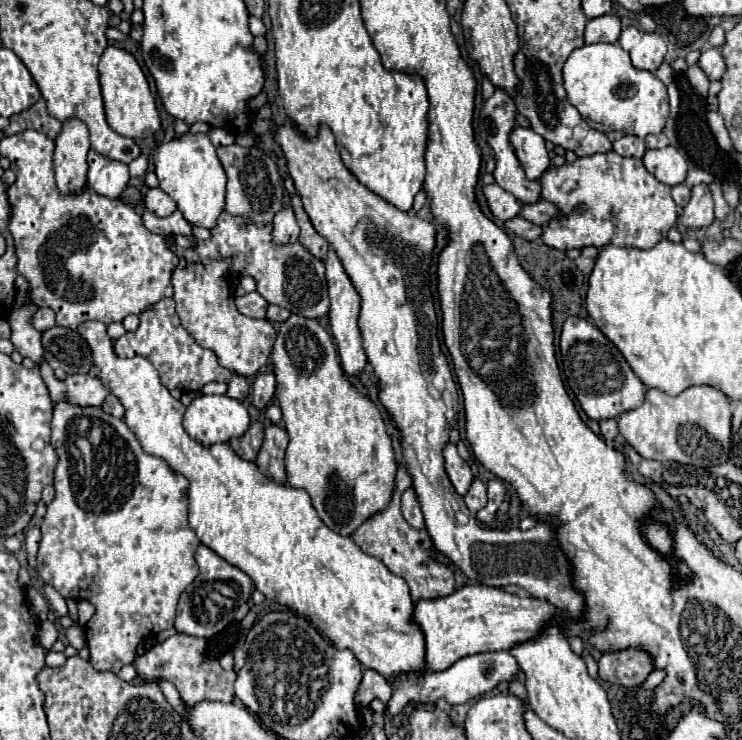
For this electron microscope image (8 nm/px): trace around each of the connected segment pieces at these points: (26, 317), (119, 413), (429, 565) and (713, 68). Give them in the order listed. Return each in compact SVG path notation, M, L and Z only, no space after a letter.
M26 304L26 306L12 310L12 314L10 314L10 326L12 326L10 342L22 356L32 358L38 364L42 360L44 350L40 344L40 332L36 332L36 328L32 328L32 324L30 324L32 312L36 312L34 304Z
M108 394L108 398L102 404L102 410L116 416L116 418L124 418L124 406L120 404L120 400L114 394Z
M398 468L396 474L396 490L394 496L388 504L388 508L384 512L378 512L376 516L368 518L354 534L352 540L370 556L378 558L392 574L404 578L410 586L410 596L414 602L418 600L430 600L430 598L442 598L454 592L456 588L456 580L454 580L454 572L450 566L446 564L438 564L432 558L432 540L428 536L426 530L416 530L412 526L408 526L408 522L404 520L402 512L400 512L400 496L402 492L412 486L412 480L406 472L406 468Z
M718 48L704 50L702 56L700 56L700 60L698 60L698 66L706 72L706 76L710 80L720 80L722 74L724 74L724 70L726 70L724 58L722 58L722 54L720 54Z

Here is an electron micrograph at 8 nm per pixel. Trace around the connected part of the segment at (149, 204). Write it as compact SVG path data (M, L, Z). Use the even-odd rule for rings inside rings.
M150 188L146 194L146 208L156 216L170 216L176 210L174 200L162 188Z

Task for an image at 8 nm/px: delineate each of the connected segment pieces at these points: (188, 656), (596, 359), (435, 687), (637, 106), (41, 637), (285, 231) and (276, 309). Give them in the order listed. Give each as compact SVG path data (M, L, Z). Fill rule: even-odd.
M174 634L162 644L152 646L146 654L138 656L134 660L134 666L138 668L138 674L150 682L154 678L164 678L176 686L182 700L188 700L188 704L196 704L196 700L220 700L220 702L232 702L234 700L234 680L236 672L226 672L218 664L218 660L204 658L206 640Z
M578 316L568 318L560 336L560 352L568 386L572 388L588 418L618 418L620 414L634 410L644 402L644 384L632 372L620 350L592 322Z
M508 650L464 656L442 672L428 672L424 678L414 678L414 680L408 680L408 682L402 682L402 684L394 686L394 692L392 692L390 702L386 704L386 710L392 716L396 716L412 700L416 700L416 702L436 702L436 700L444 698L448 704L464 704L468 700L474 700L474 698L480 698L480 696L492 692L500 682L512 680L516 676L516 672L518 672L518 662Z
M596 42L576 48L564 64L564 88L570 104L594 130L600 132L620 130L644 138L662 132L668 120L666 86L652 72L632 68L628 52L618 44ZM612 86L620 88L612 92Z
M48 620L40 622L40 630L38 630L38 642L40 642L40 646L46 648L46 650L50 650L52 644L56 642L56 638L58 638L56 626L52 622L48 622Z
M288 206L288 208L282 208L274 220L272 220L272 244L276 246L282 246L282 244L292 244L298 240L298 234L300 234L300 228L296 224L296 218L294 218L294 210Z
M270 304L270 306L268 306L268 314L266 314L266 318L268 318L270 322L284 322L284 320L290 318L290 310L286 310L286 308L282 308L282 306L274 306L274 304Z

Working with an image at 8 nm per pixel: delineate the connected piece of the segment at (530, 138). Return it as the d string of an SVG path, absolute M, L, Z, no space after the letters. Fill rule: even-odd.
M516 126L510 132L510 144L512 144L520 164L524 166L526 176L530 180L542 178L542 174L548 170L548 164L550 164L546 140L540 134L536 134L532 128Z

